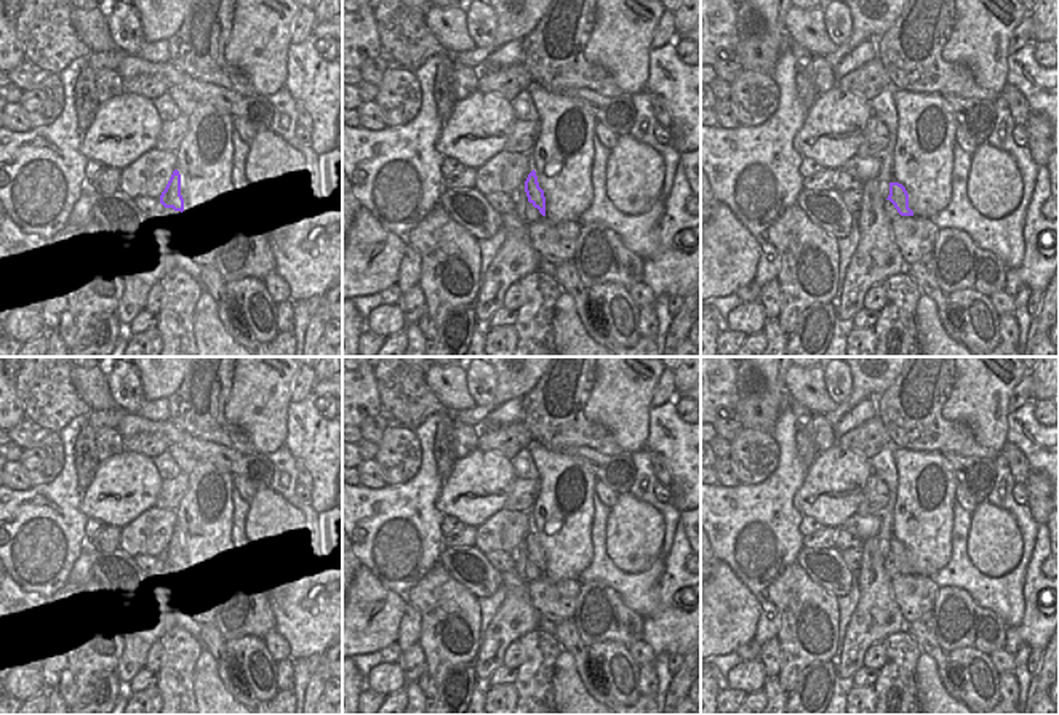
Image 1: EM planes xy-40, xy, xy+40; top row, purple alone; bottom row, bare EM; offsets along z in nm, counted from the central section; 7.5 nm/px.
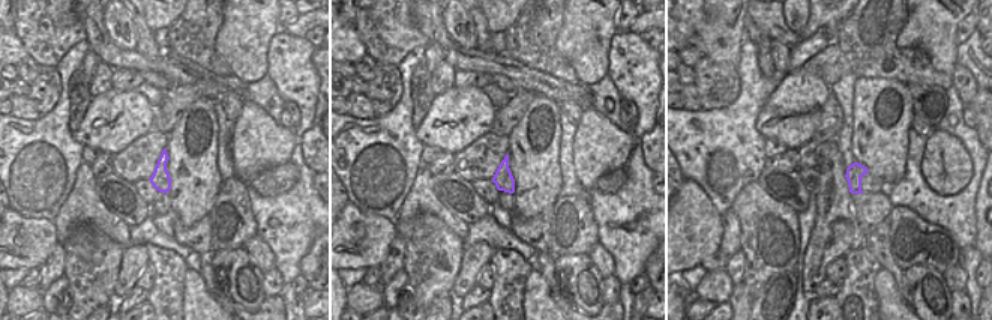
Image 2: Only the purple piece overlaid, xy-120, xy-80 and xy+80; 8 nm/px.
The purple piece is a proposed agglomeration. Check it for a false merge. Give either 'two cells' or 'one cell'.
two cells

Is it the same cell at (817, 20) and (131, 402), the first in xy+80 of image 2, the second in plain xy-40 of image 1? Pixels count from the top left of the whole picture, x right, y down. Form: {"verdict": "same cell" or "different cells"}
{"verdict": "different cells"}

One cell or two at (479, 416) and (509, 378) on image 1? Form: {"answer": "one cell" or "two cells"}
{"answer": "one cell"}

